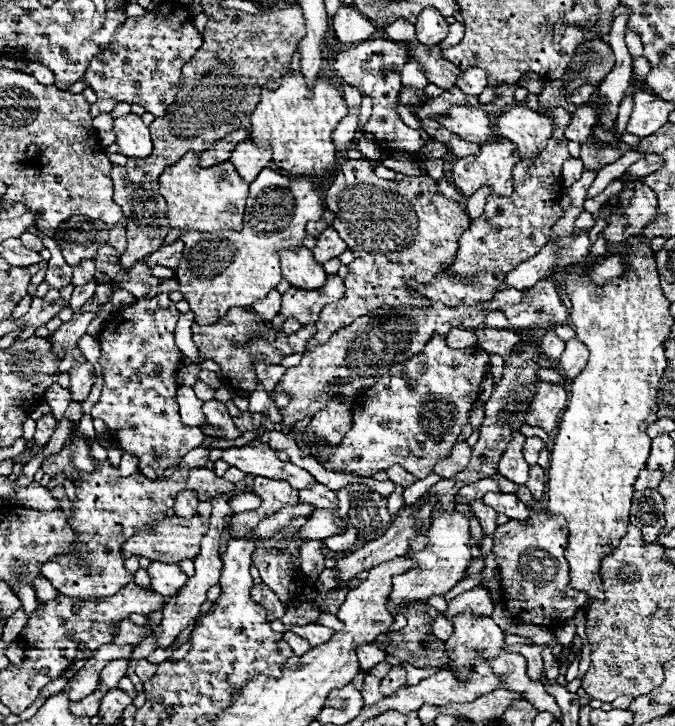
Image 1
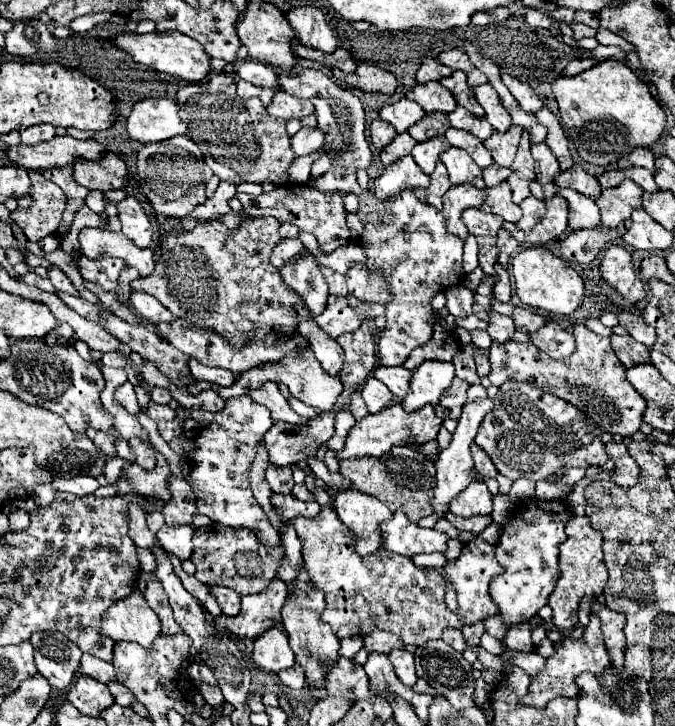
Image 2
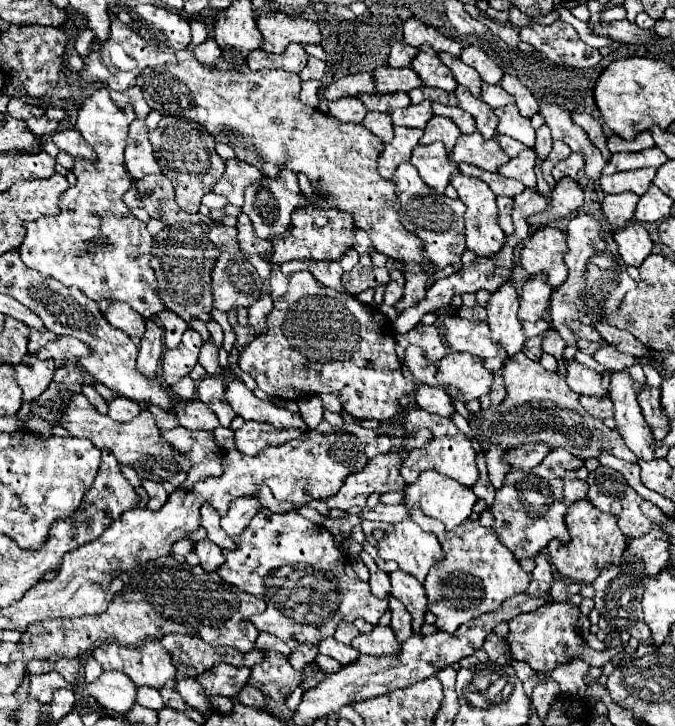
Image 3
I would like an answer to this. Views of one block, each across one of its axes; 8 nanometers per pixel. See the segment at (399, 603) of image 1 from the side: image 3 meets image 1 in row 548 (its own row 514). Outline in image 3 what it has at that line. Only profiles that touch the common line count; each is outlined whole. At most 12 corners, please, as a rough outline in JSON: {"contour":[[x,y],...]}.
{"contour":[[422,472],[404,504],[454,530],[476,494],[452,478]]}

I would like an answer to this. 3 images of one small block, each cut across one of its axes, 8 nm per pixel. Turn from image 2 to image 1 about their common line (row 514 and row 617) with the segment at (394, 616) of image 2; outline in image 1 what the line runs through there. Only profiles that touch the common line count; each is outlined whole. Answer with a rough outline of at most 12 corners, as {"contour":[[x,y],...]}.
{"contour":[[320,612],[316,624],[336,632],[344,626],[334,614]]}

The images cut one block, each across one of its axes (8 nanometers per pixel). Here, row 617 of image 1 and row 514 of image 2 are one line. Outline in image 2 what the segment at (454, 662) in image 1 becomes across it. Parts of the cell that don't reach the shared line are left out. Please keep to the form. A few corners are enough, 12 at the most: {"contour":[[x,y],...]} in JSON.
{"contour":[[472,476],[468,488],[452,500],[452,514],[492,512],[492,494]]}

